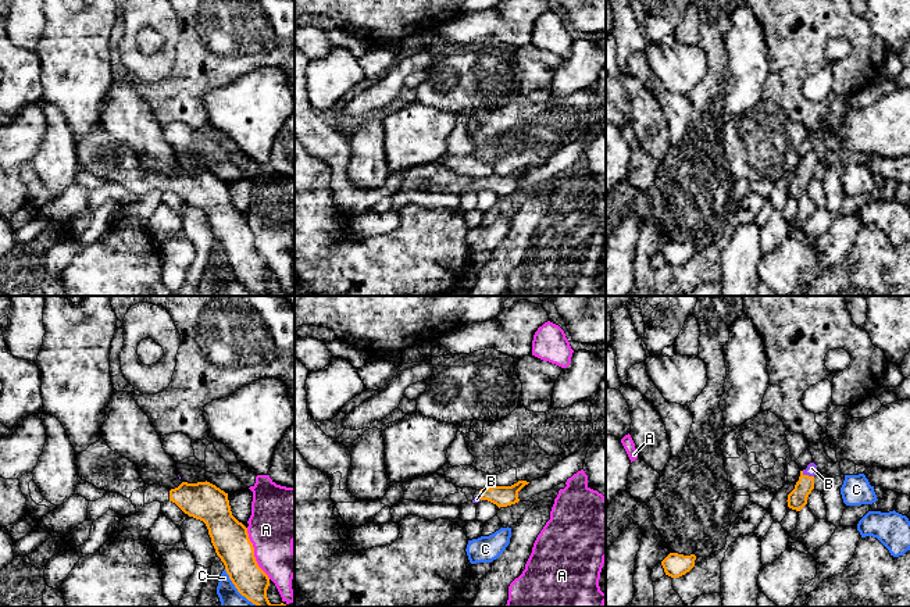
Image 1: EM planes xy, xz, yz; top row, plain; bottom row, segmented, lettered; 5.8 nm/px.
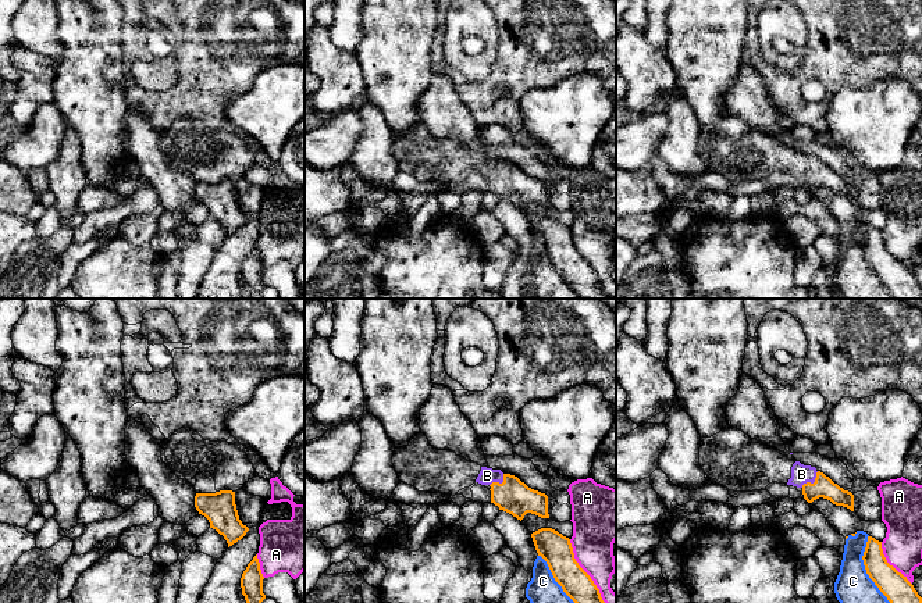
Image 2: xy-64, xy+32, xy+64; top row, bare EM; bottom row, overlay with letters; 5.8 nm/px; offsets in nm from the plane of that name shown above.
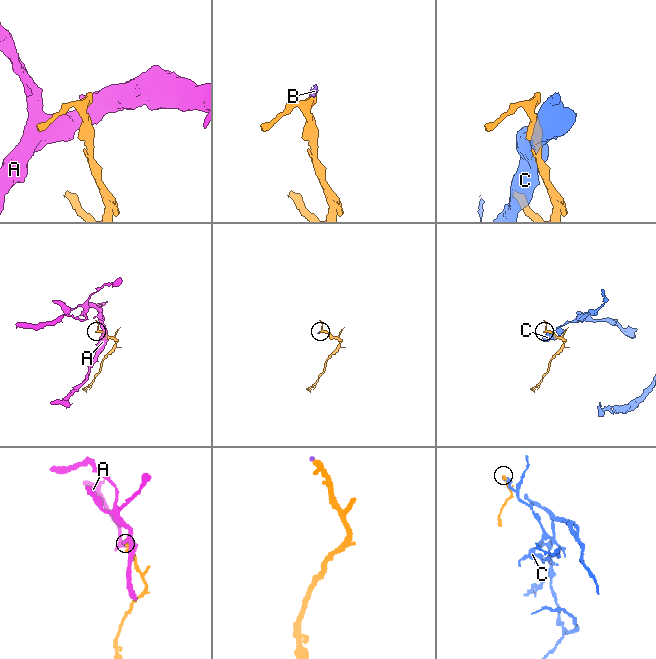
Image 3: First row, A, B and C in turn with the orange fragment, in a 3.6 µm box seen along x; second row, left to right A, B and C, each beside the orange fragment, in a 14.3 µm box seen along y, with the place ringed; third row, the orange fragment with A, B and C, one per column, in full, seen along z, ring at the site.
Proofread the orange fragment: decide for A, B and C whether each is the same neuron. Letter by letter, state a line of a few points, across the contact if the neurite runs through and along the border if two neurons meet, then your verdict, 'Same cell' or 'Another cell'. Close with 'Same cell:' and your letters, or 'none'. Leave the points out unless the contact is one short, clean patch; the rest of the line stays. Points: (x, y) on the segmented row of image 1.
A: Another cell
B: Line: yz (796, 500), (806, 484), (807, 475), (812, 468). Same cell
C: Another cell
Same cell: B

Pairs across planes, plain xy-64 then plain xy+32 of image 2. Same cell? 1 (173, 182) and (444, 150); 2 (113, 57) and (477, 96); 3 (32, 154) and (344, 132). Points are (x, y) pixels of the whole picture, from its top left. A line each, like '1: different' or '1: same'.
1: different
2: different
3: same

